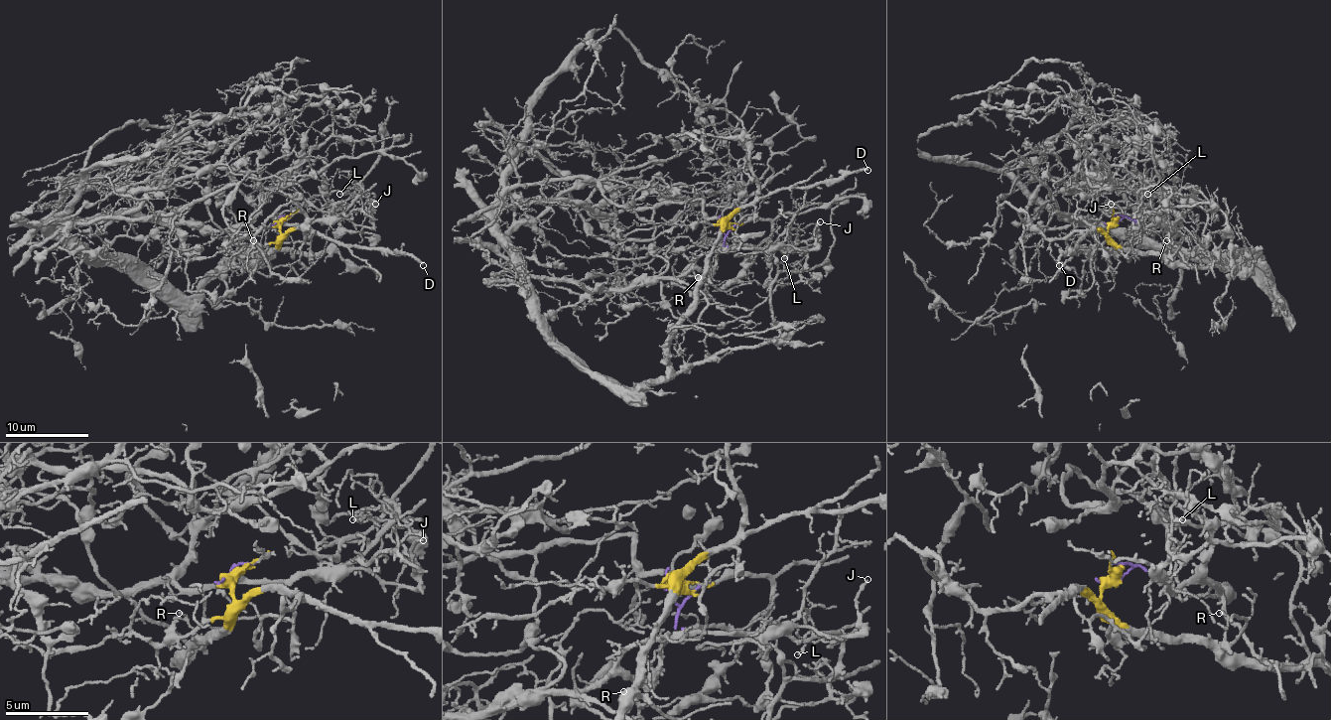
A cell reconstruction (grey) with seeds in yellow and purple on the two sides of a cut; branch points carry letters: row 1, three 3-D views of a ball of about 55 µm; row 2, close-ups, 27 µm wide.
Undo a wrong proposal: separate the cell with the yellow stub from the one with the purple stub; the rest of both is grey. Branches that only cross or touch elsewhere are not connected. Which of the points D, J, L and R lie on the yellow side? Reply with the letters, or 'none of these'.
D, R

